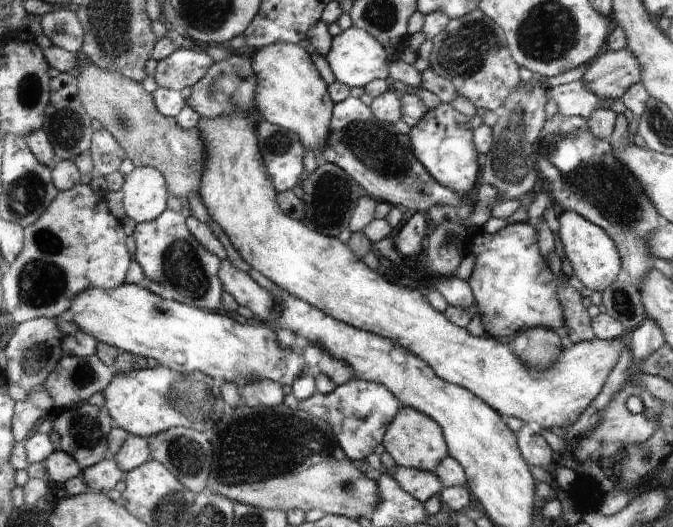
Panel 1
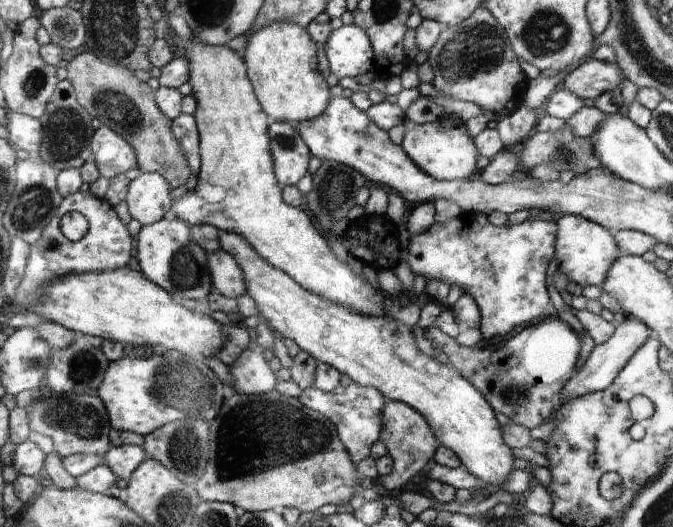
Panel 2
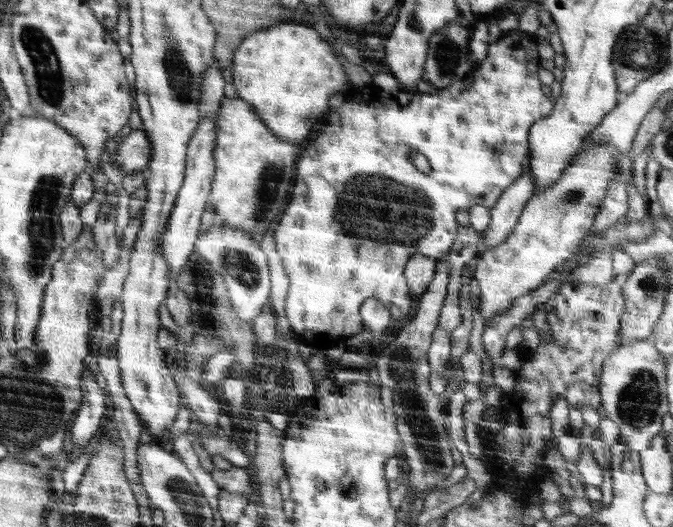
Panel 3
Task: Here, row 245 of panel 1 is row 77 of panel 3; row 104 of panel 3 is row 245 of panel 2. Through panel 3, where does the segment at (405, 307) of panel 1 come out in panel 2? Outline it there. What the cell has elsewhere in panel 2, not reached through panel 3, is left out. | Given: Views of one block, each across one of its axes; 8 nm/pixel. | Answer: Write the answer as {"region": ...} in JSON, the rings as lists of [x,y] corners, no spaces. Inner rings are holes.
{"region":[[[178,35],[170,36],[172,44],[174,46],[174,54],[176,57],[183,58],[187,62],[187,66],[189,68],[189,80],[188,82],[191,84],[192,90],[191,95],[194,96],[197,102],[197,107],[195,113],[195,121],[197,124],[197,129],[199,130],[199,153],[201,154],[201,165],[200,171],[197,175],[197,185],[193,190],[189,190],[184,194],[176,204],[173,206],[173,214],[170,218],[182,219],[184,222],[188,223],[188,226],[194,225],[212,225],[215,226],[220,231],[226,231],[229,233],[238,233],[240,236],[243,236],[247,239],[248,244],[252,246],[252,248],[262,257],[267,259],[267,261],[277,269],[283,270],[286,274],[291,275],[293,279],[300,286],[303,286],[306,290],[311,290],[320,296],[323,296],[325,299],[331,300],[335,303],[340,303],[341,305],[348,306],[349,309],[359,313],[366,313],[370,315],[372,310],[380,310],[380,300],[374,296],[374,290],[372,290],[372,286],[368,286],[366,284],[366,280],[356,276],[354,272],[348,267],[348,264],[345,262],[341,262],[336,256],[334,256],[335,252],[332,252],[330,248],[328,248],[328,244],[326,244],[326,240],[310,226],[310,222],[306,220],[306,213],[302,212],[301,208],[296,208],[290,206],[286,200],[283,198],[282,185],[275,177],[274,167],[273,167],[273,158],[270,152],[270,141],[268,138],[268,122],[266,122],[266,112],[263,108],[260,108],[260,104],[258,104],[258,96],[255,92],[252,92],[252,86],[250,86],[250,82],[248,82],[248,77],[246,76],[246,67],[244,66],[244,62],[242,62],[242,57],[238,58],[236,56],[237,52],[232,52],[232,49],[226,46],[212,46],[198,39],[187,36],[182,37]]]}

